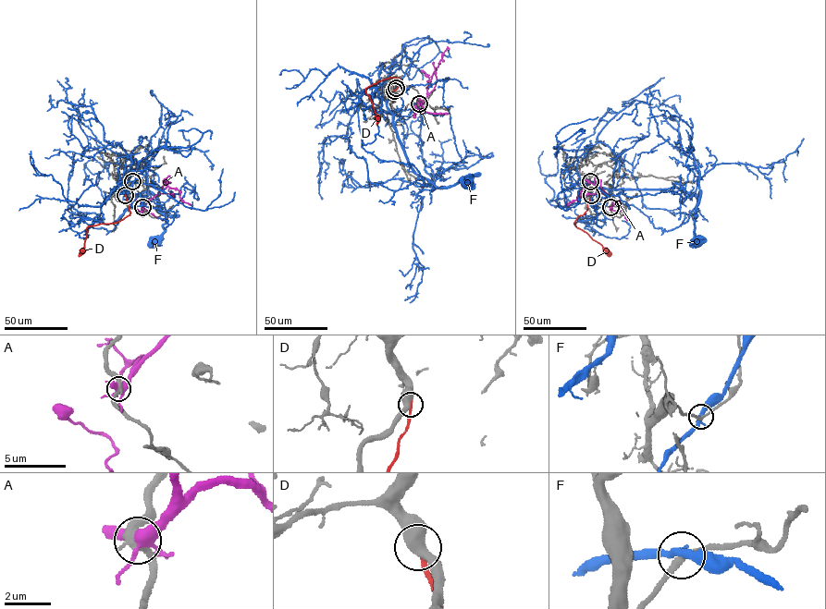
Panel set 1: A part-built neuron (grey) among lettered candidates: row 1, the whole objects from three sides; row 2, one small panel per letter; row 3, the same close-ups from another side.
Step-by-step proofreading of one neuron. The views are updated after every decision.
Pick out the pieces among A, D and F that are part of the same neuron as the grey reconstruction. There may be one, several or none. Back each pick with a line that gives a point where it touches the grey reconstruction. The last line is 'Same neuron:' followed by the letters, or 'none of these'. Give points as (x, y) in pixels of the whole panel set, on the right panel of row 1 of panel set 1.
D: contact (591, 195)
Same neuron: D

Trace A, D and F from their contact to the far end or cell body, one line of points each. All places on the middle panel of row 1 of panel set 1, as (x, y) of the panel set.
A: (419, 103), (422, 104), (427, 95), (433, 74), (442, 54), (449, 48)
D: (394, 91), (402, 84), (398, 78), (378, 81), (365, 89), (378, 117), (376, 123)
F: (396, 88), (387, 108), (398, 140), (436, 188), (373, 183), (344, 135), (318, 143)

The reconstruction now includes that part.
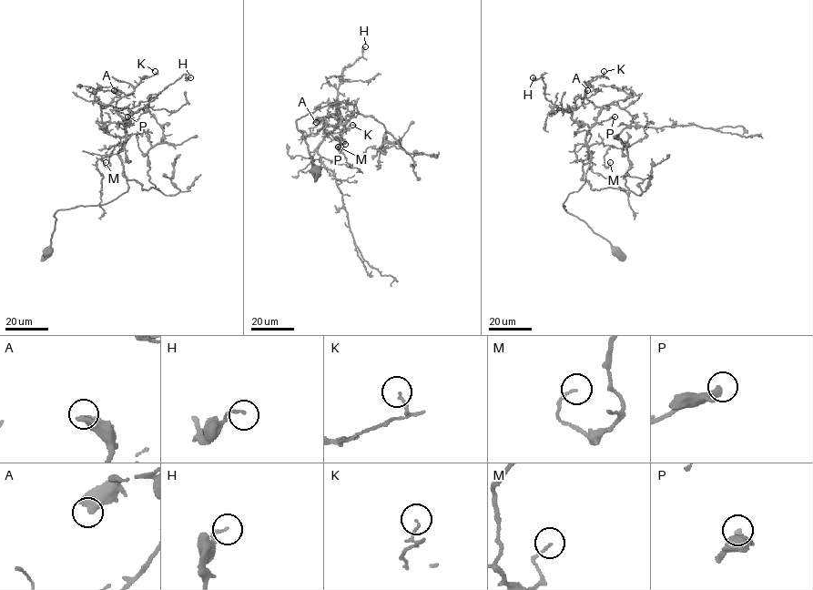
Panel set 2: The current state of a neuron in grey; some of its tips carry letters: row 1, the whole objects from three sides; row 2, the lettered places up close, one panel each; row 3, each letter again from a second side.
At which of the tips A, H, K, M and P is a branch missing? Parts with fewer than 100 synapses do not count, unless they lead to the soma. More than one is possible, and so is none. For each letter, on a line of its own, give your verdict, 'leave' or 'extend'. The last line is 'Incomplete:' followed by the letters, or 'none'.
A: leave
H: leave
K: leave
M: leave
P: leave
Incomplete: none

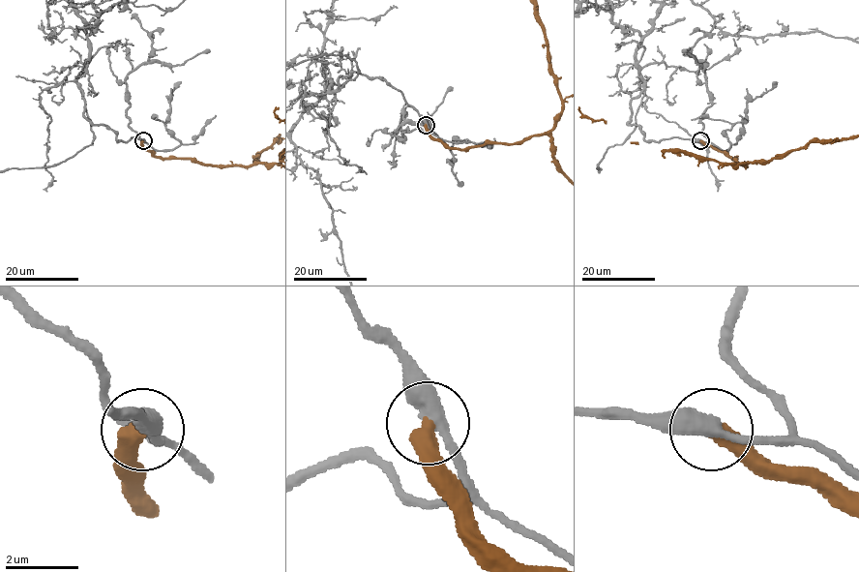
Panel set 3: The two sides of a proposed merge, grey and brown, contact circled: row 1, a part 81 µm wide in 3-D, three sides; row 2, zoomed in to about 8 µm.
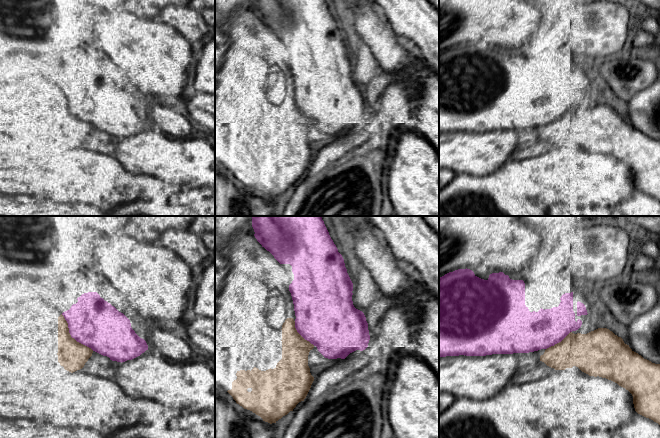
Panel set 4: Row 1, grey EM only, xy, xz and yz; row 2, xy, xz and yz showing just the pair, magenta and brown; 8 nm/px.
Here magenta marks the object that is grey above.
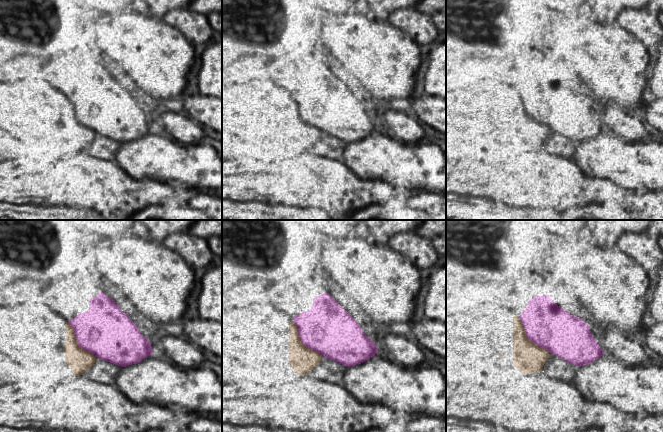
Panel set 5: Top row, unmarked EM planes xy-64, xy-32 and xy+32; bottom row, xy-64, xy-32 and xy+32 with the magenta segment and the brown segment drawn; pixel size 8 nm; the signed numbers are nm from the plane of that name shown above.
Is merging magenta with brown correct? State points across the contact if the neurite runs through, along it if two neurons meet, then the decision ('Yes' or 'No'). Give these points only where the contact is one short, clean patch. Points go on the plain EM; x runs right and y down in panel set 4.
No

